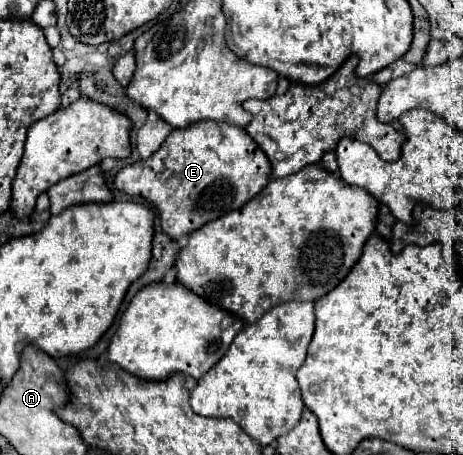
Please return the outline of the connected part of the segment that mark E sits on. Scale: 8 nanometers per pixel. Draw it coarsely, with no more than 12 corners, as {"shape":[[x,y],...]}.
{"shape":[[242,127],[174,129],[114,185],[180,239],[266,187]]}

